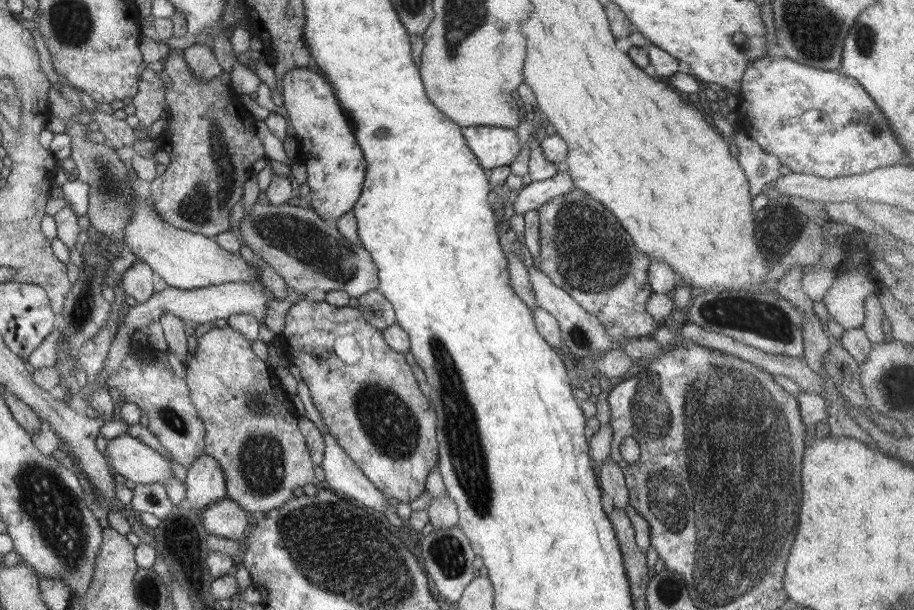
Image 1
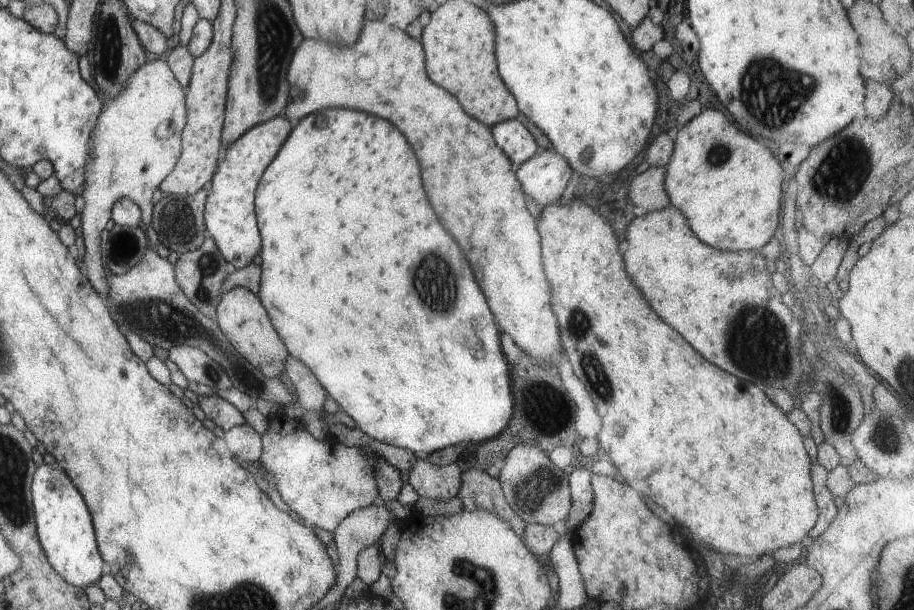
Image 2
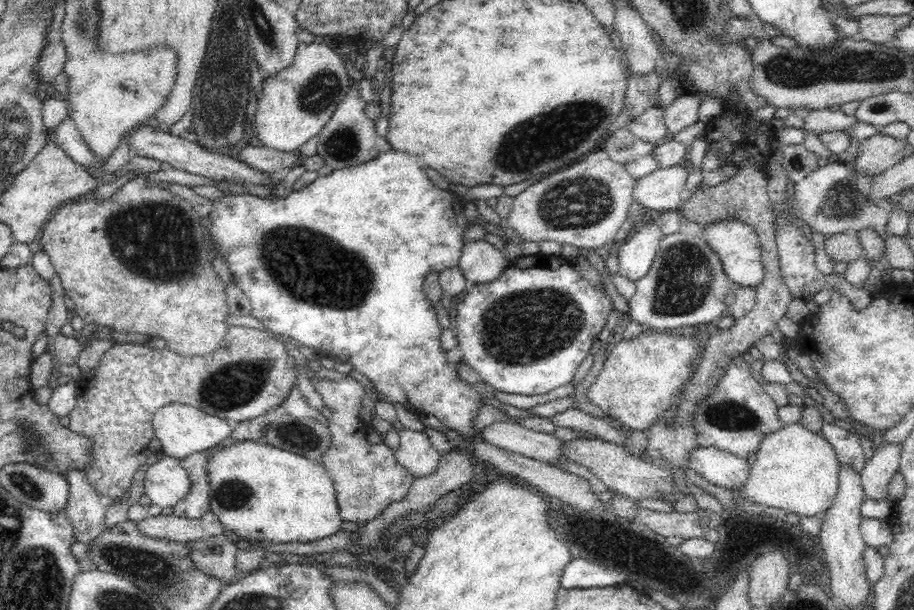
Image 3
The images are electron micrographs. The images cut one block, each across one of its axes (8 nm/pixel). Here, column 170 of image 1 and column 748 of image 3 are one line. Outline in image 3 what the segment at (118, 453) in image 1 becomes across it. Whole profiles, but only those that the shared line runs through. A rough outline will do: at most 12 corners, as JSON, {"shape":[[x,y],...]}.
{"shape":[[697,445],[688,468],[724,489],[738,490],[748,462]]}

